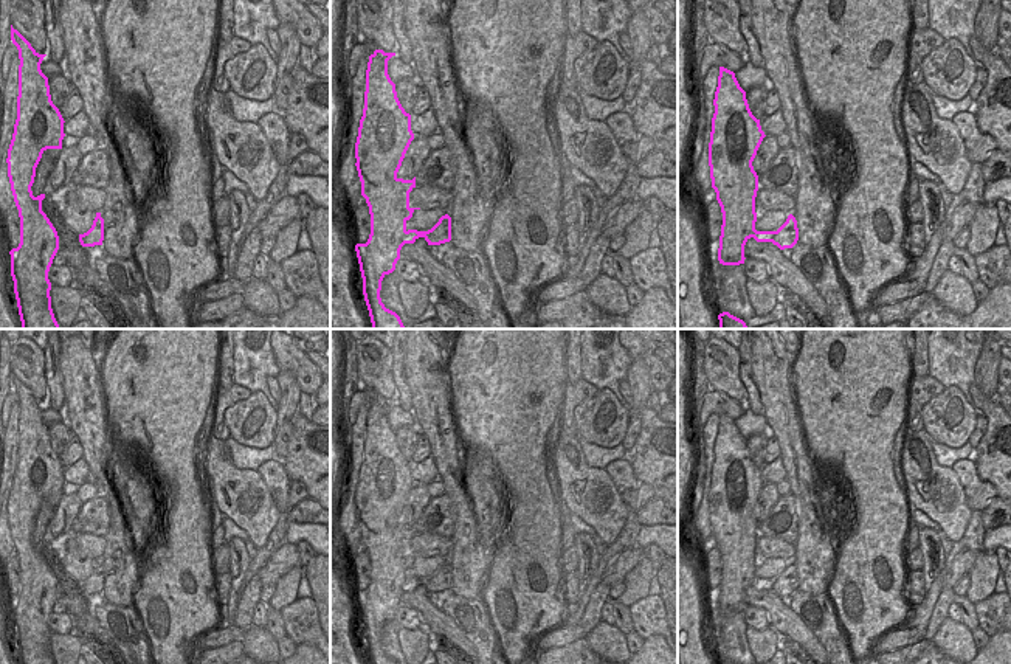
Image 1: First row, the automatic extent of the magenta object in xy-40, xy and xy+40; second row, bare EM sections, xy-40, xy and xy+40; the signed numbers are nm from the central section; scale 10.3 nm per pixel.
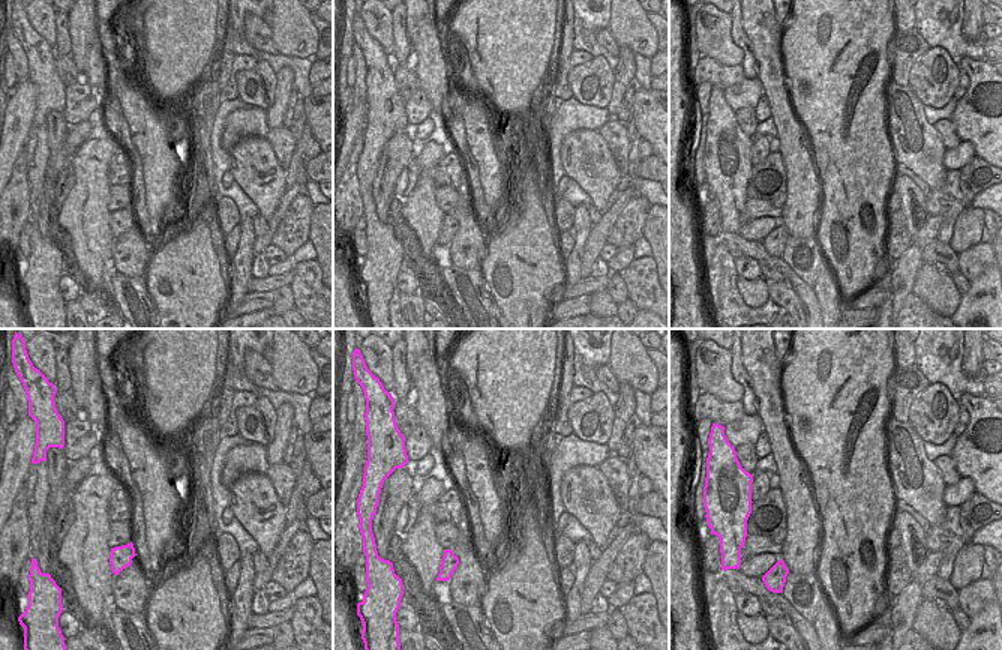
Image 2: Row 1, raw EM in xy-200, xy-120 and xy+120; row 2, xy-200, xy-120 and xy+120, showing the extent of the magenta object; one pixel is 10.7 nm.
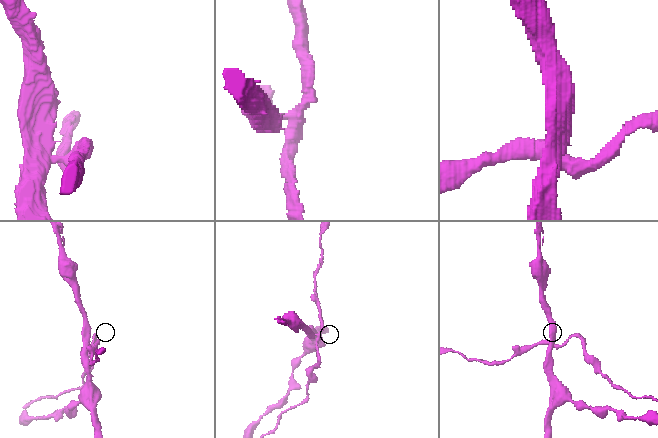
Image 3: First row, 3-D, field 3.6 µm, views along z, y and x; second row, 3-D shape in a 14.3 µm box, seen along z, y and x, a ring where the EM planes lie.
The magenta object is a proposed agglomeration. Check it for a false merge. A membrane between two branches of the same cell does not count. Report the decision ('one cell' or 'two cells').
two cells

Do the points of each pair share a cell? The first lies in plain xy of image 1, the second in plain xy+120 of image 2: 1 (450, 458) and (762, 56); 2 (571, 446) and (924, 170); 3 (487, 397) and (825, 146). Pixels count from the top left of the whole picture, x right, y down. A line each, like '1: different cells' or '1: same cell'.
1: same cell
2: same cell
3: same cell

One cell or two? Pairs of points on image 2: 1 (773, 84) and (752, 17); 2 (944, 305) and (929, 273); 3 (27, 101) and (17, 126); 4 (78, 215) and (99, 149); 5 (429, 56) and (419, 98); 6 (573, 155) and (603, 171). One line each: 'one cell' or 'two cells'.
1: one cell
2: one cell
3: one cell
4: one cell
5: two cells
6: one cell

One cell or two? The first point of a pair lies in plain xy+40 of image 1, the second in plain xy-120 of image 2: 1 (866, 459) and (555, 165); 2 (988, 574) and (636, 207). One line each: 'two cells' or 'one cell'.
1: two cells
2: two cells

